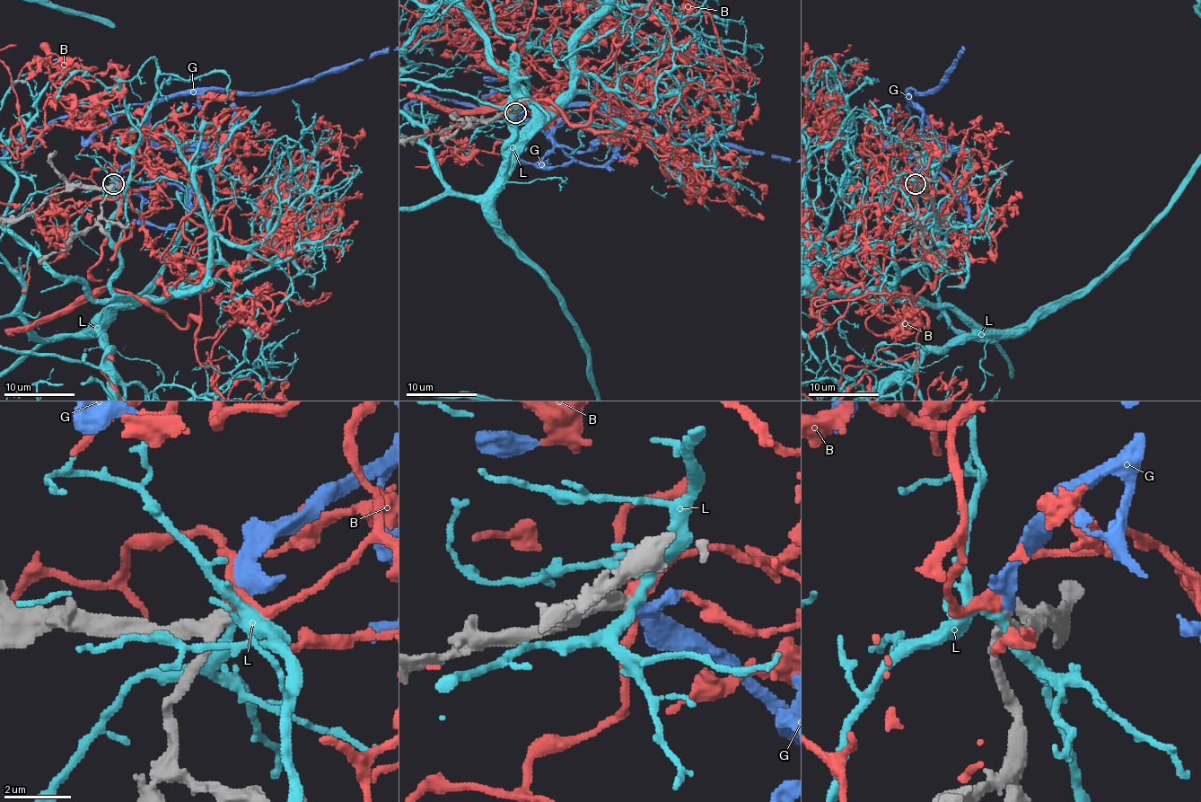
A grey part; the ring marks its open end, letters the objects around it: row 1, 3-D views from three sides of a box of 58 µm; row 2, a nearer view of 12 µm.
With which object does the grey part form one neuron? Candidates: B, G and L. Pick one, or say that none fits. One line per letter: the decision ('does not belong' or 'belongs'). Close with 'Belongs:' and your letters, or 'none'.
B: does not belong
G: belongs
L: does not belong
Belongs: G

